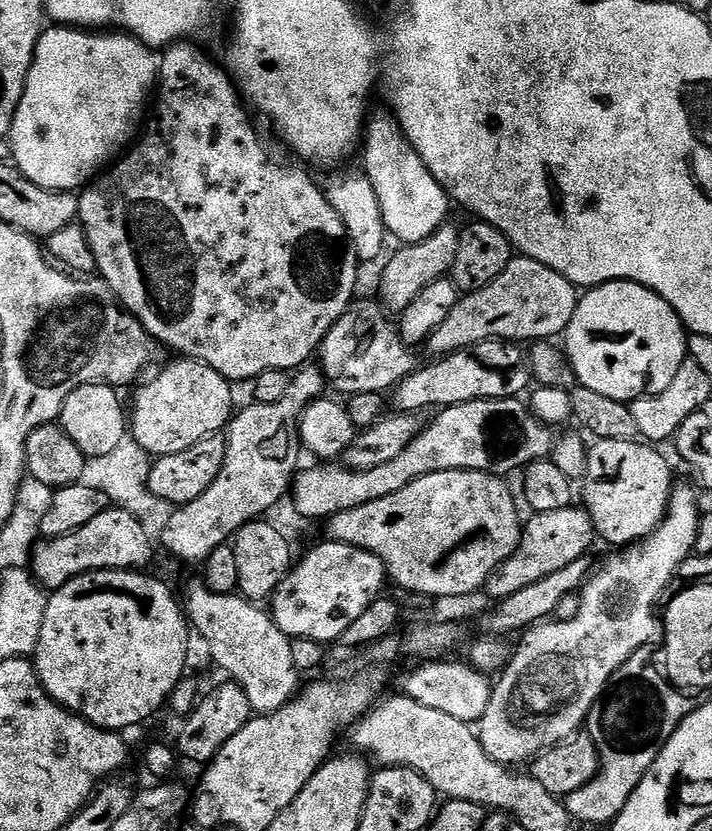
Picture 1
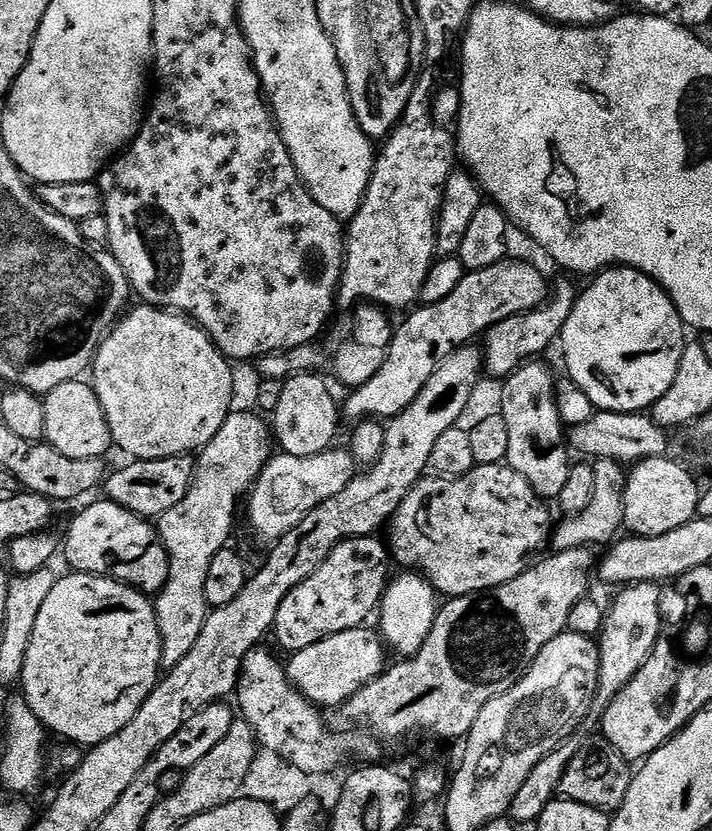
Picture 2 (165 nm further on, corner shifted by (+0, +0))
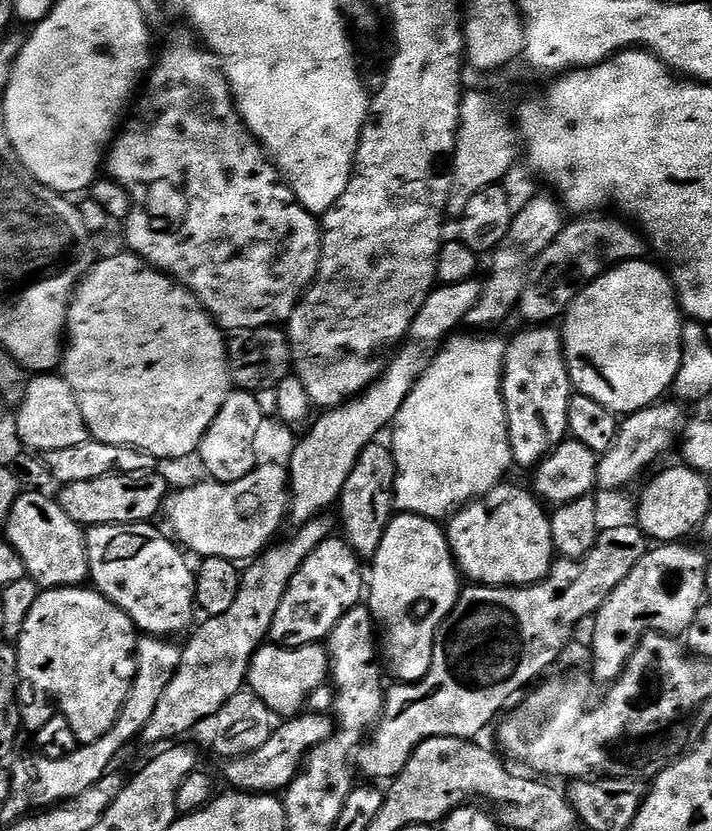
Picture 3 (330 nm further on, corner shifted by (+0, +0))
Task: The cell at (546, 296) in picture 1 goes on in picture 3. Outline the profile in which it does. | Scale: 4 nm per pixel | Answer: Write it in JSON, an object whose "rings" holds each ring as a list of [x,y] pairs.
{"rings":[[[476,278],[433,287],[422,310],[418,310],[418,318],[414,318],[407,336],[388,361],[384,375],[360,395],[342,406],[321,411],[320,417],[311,421],[312,429],[297,439],[293,456],[286,465],[293,525],[323,517],[327,513],[324,511],[339,501],[346,478],[350,478],[350,470],[354,470],[354,462],[358,462],[358,454],[379,437],[376,435],[384,427],[385,431],[395,421],[398,410],[402,410],[402,402],[406,402],[410,390],[414,390],[418,378],[422,378],[444,341],[459,329],[456,328],[459,324],[467,321],[470,310],[474,310],[478,302],[481,287],[481,281]]]}

